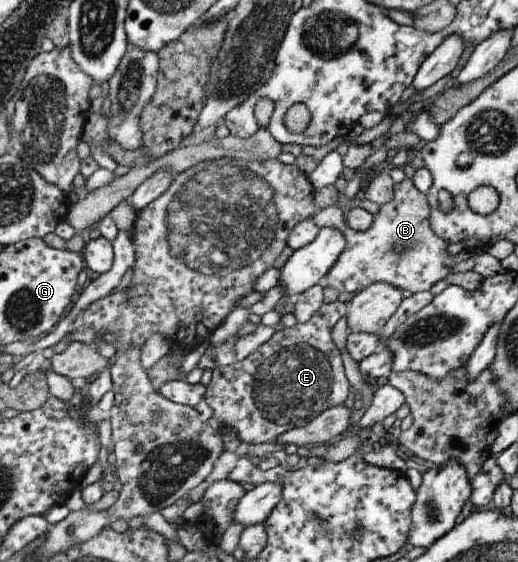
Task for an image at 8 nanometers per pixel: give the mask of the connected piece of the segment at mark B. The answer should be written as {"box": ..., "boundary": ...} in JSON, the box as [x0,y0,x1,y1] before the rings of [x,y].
{"box":[311,179,470,294],"boundary":[[[408,179],[395,184],[392,198],[380,204],[372,226],[365,232],[351,230],[344,222],[344,213],[334,205],[322,208],[311,222],[318,229],[327,227],[342,230],[347,240],[343,254],[329,274],[325,275],[326,287],[340,294],[354,294],[368,284],[384,282],[411,294],[429,290],[451,272],[454,264],[470,257],[464,251],[454,256],[446,252],[447,244],[436,238],[430,230],[429,212],[425,195],[416,190]]]}

